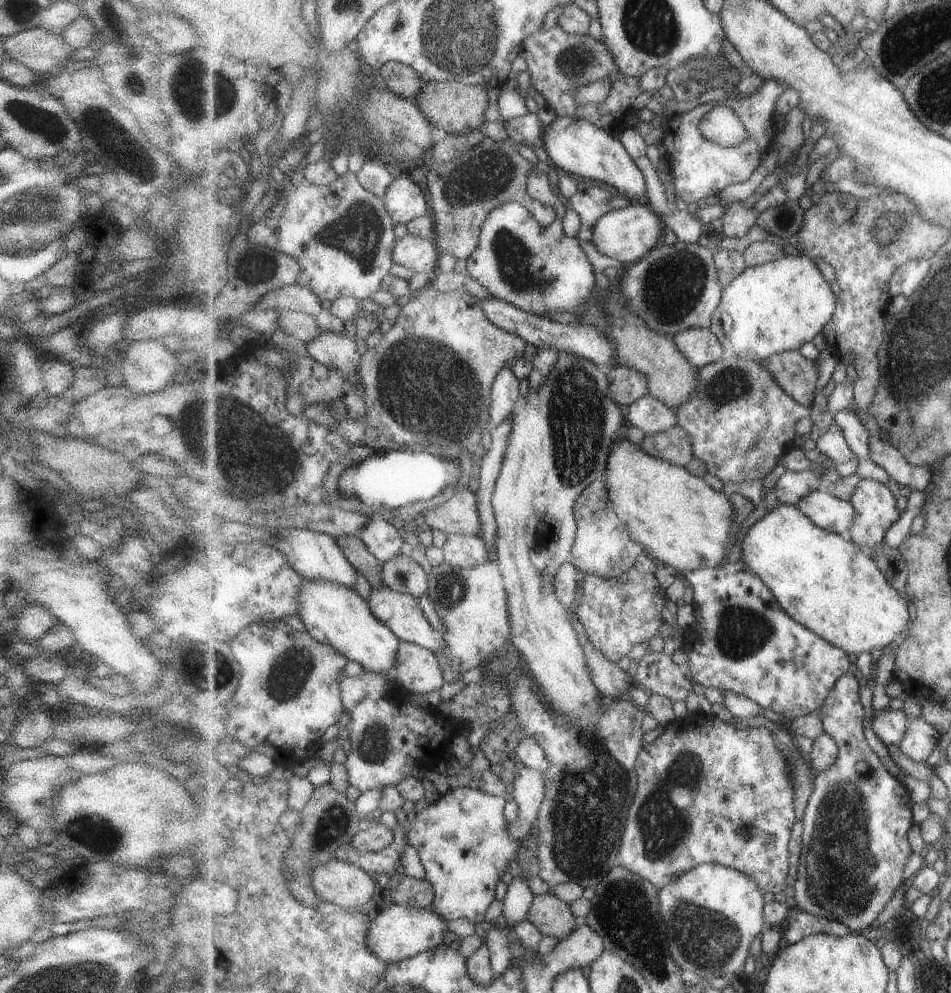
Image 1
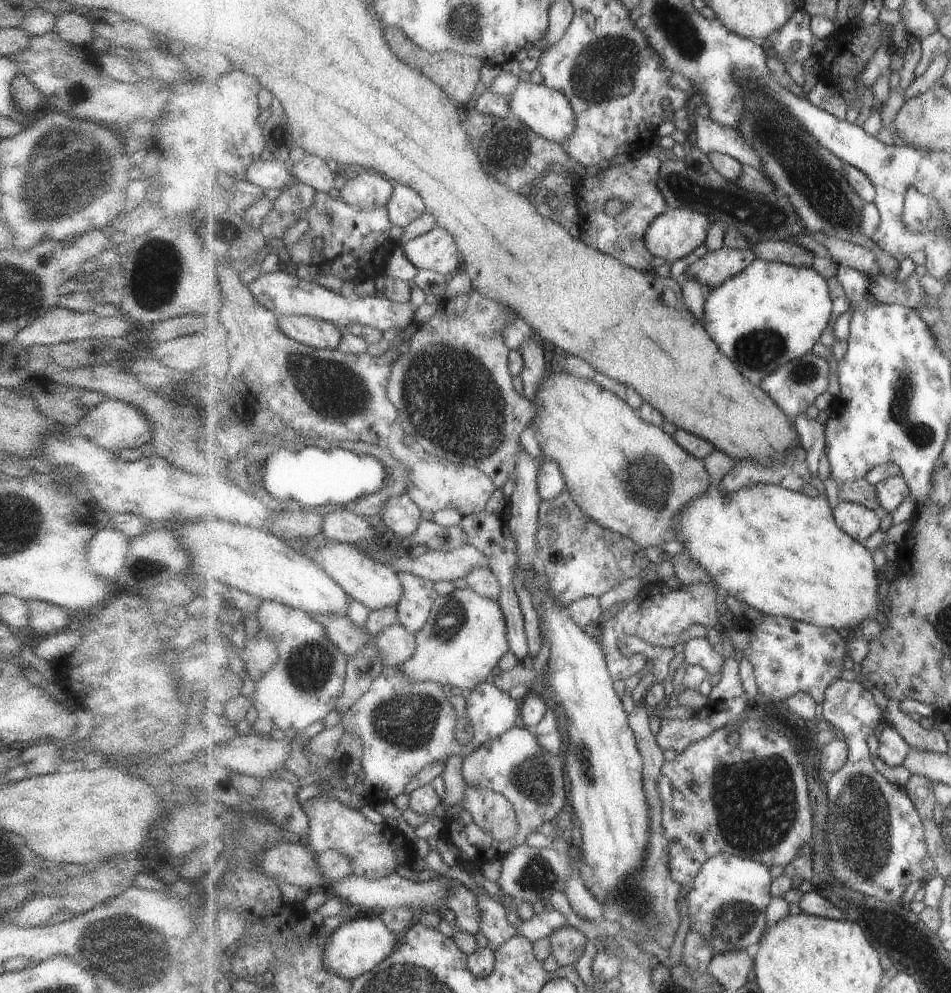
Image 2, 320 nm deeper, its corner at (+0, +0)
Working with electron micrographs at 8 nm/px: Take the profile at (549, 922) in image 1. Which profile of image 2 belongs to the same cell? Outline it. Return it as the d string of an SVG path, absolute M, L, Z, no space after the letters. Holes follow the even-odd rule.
M573 926L556 929L549 937L552 942L553 956L560 967L574 965L583 956L587 944L587 936Z

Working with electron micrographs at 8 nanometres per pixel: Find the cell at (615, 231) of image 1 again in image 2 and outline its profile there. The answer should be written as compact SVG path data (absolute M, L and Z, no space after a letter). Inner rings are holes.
M669 207L655 222L649 227L646 234L647 248L654 256L662 257L672 263L681 258L692 259L693 250L697 250L701 244L706 244L706 238L712 224L709 215L692 208Z

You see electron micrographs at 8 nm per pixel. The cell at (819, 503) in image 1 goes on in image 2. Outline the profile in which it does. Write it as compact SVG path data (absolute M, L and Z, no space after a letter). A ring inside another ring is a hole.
M840 501L834 508L834 517L847 534L861 542L875 534L881 526L877 512L851 501Z

